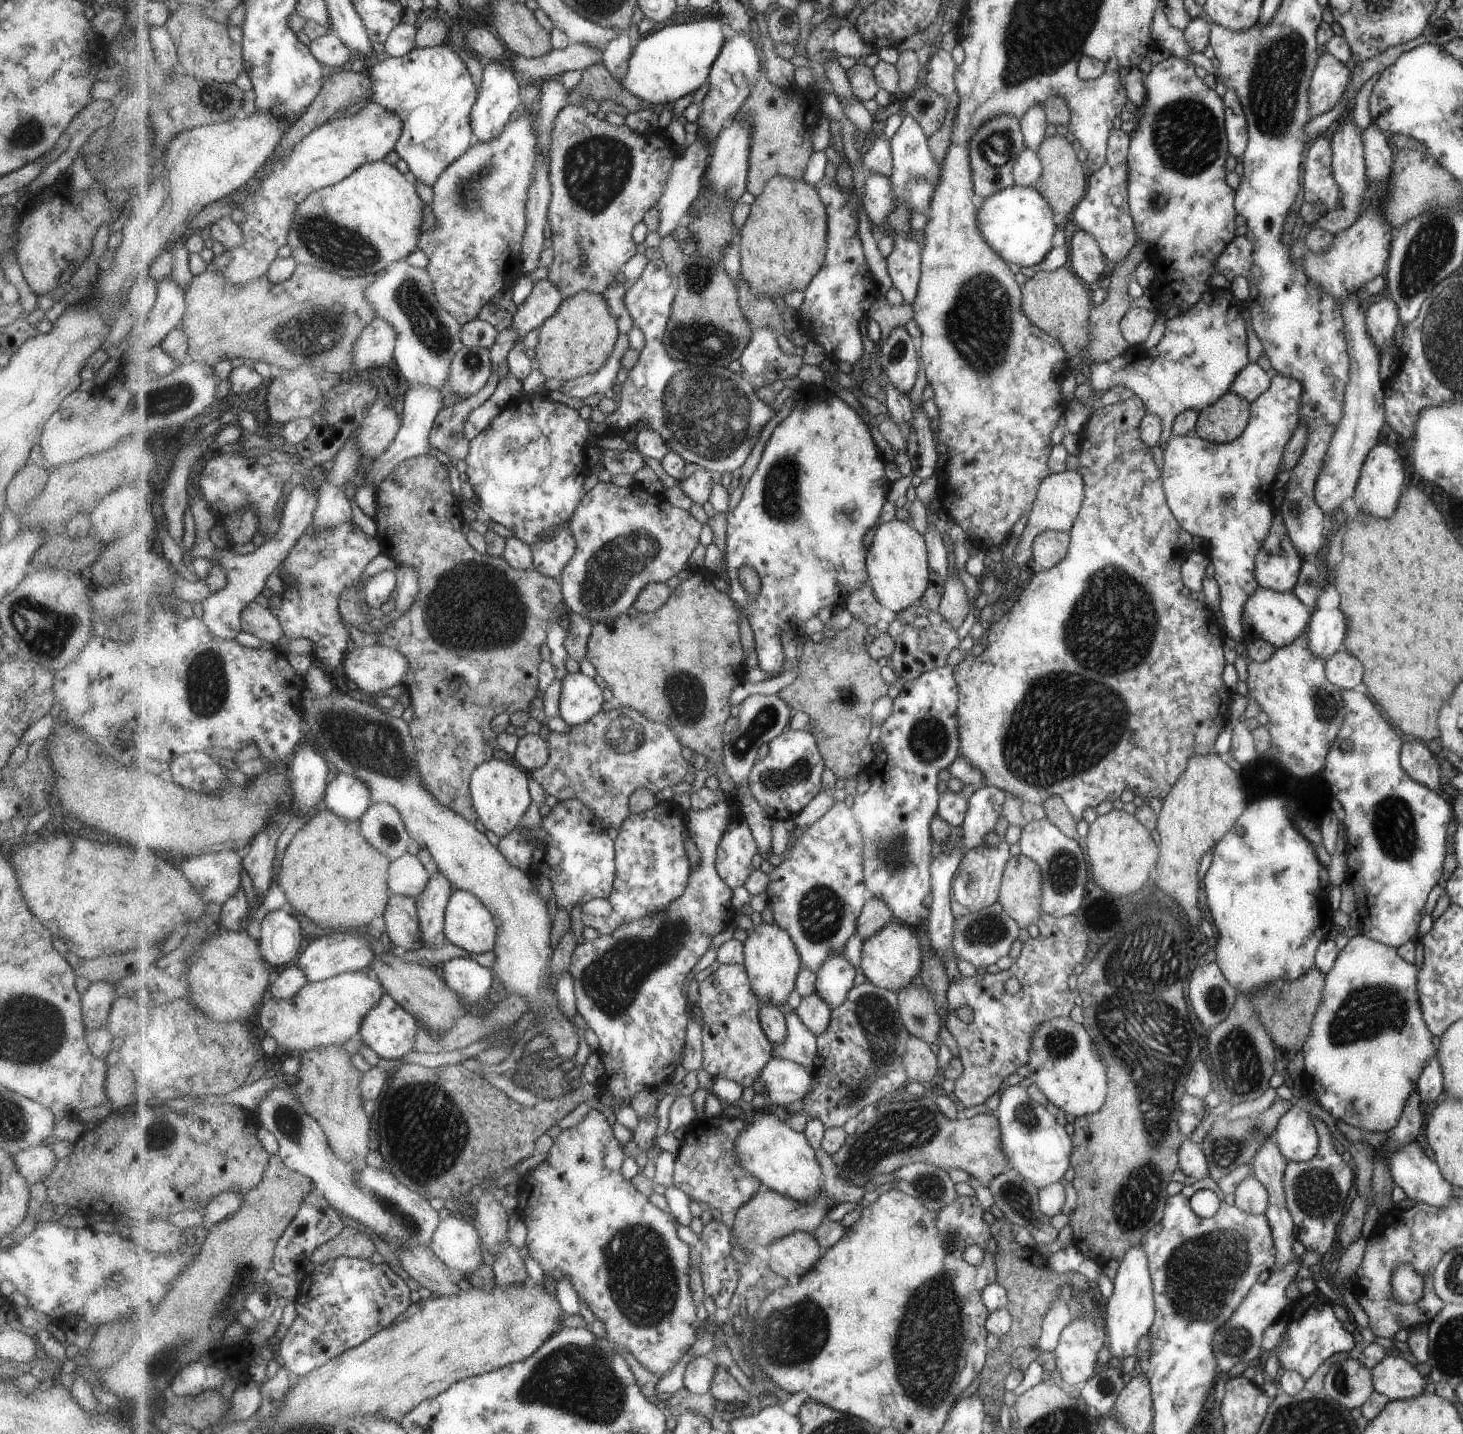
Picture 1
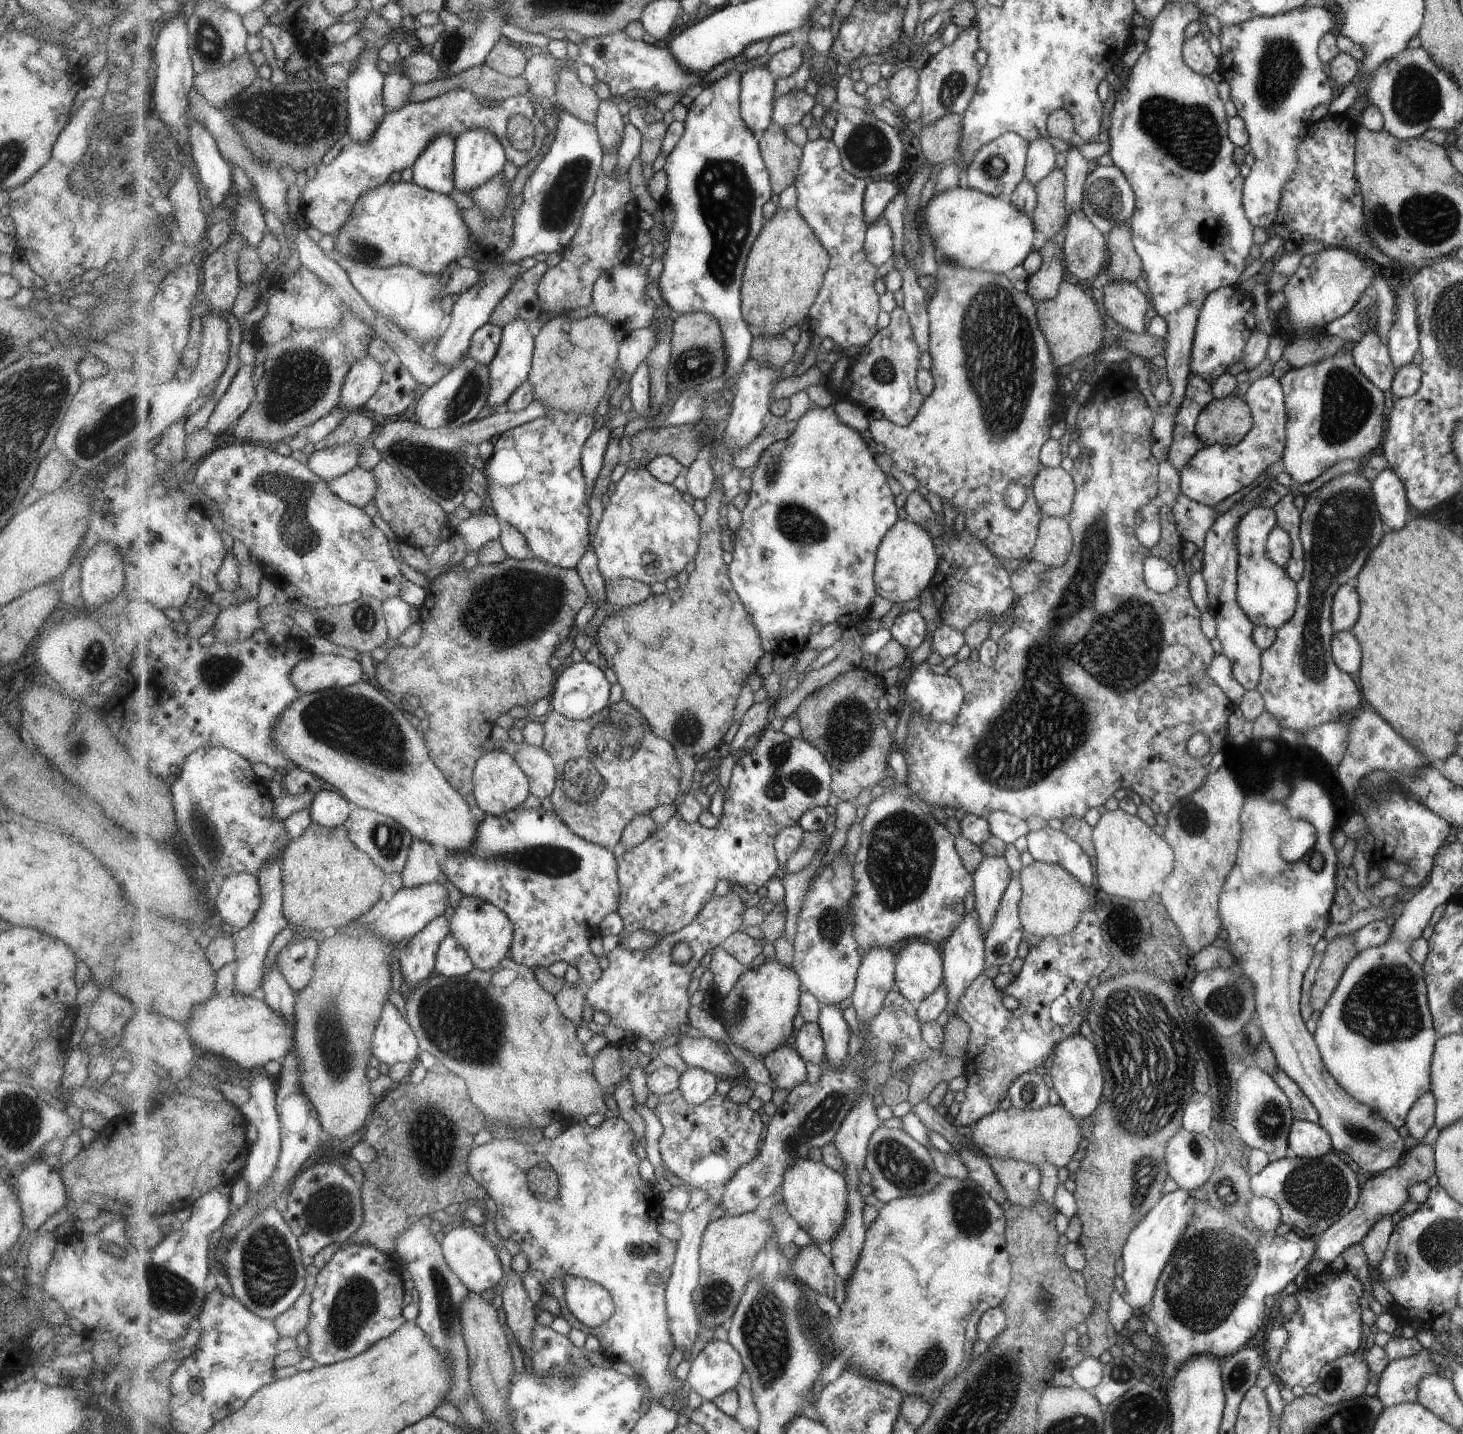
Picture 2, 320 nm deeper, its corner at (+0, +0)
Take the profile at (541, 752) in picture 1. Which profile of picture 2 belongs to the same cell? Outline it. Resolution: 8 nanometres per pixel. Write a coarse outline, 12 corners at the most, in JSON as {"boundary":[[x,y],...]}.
{"boundary":[[509,739],[504,750],[529,777],[531,795],[552,796],[559,771],[545,747]]}

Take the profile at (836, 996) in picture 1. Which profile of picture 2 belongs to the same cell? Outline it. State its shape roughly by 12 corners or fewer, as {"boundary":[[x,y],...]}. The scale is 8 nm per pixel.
{"boundary":[[839,1005],[818,1020],[833,1069],[849,1058],[851,1028]]}

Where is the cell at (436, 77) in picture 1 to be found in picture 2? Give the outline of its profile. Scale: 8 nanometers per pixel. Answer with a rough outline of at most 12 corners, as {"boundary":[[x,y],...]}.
{"boundary":[[437,136],[412,166],[413,182],[451,194],[456,138]]}

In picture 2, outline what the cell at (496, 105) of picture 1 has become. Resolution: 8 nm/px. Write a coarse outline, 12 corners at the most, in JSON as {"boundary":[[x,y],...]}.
{"boundary":[[485,129],[456,141],[455,190],[469,193],[499,175],[504,144]]}

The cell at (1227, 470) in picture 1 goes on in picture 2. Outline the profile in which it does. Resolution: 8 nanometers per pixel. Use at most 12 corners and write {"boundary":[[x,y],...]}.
{"boundary":[[1276,374],[1244,386],[1252,428],[1199,449],[1180,492],[1215,507],[1283,455],[1287,409]]}

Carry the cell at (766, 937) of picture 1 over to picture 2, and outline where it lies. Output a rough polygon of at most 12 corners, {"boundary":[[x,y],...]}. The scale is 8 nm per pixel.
{"boundary":[[776,959],[722,1000],[730,1040],[758,1059],[792,1043],[826,1061],[818,1022],[797,1032],[799,973]]}

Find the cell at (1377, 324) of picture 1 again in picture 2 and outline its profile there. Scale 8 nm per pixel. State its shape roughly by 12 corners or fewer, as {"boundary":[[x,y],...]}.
{"boundary":[[1373,328],[1350,351],[1353,364],[1389,392],[1396,371]]}

